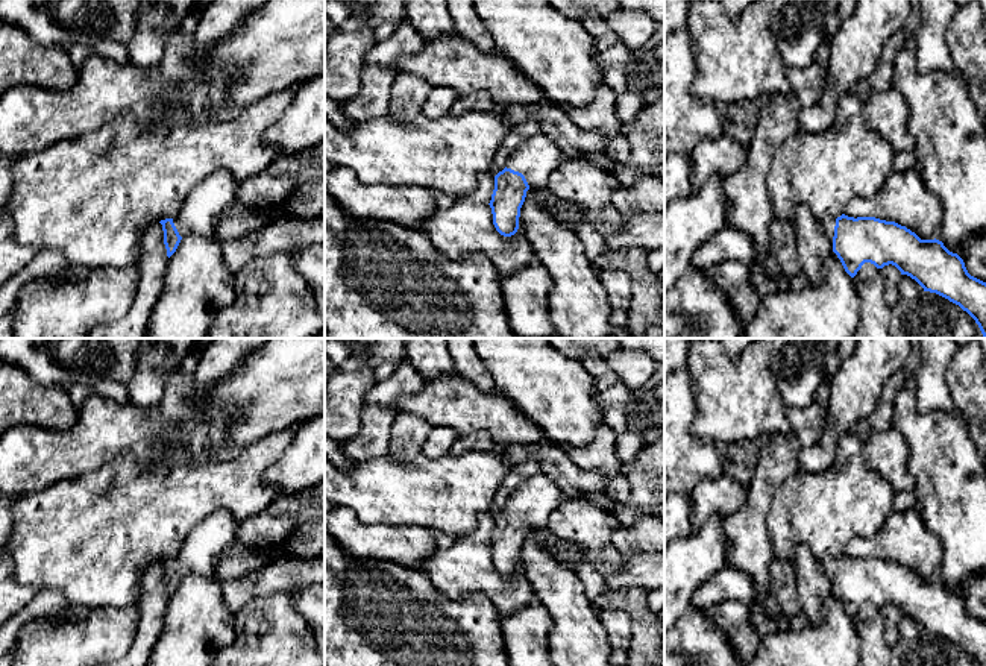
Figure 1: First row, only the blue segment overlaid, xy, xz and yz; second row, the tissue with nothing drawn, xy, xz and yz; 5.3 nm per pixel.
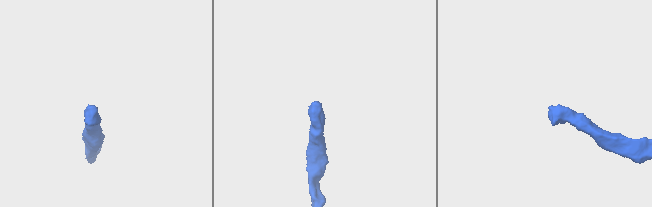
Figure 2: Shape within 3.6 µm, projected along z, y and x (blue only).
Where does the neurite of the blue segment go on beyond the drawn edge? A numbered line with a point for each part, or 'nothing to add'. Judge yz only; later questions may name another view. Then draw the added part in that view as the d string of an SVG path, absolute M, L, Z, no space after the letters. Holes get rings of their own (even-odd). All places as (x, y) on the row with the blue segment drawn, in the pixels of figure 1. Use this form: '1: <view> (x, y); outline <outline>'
1: yz (827, 225); outline M821 218L818 220L821 231L833 240L834 237L834 226L836 226L836 218Z

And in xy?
1: xy (199, 214); outline M218 170L205 179L187 199L173 223L184 238L199 235L212 240L220 214L237 199L240 182Z

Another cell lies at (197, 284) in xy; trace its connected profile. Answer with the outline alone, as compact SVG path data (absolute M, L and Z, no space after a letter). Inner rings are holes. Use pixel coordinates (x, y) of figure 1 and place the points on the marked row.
M187 235L168 258L164 287L149 317L146 338L203 338L220 311L235 299L235 275L228 269L220 243Z

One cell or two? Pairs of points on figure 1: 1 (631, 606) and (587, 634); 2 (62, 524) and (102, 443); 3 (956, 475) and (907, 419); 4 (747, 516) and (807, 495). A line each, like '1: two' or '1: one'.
1: two
2: two
3: one
4: two

